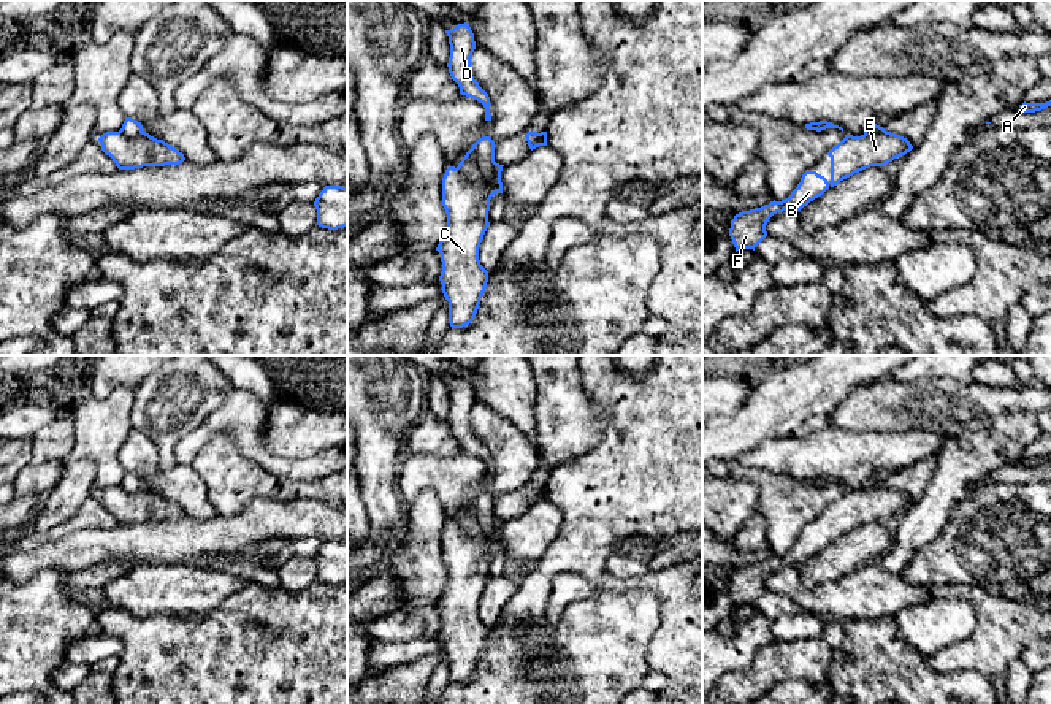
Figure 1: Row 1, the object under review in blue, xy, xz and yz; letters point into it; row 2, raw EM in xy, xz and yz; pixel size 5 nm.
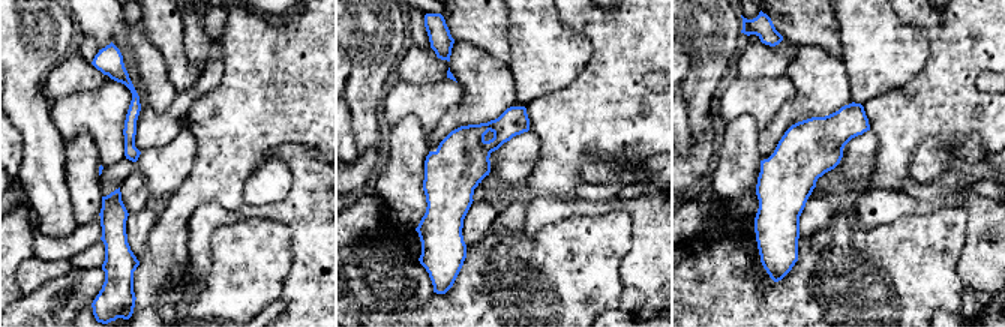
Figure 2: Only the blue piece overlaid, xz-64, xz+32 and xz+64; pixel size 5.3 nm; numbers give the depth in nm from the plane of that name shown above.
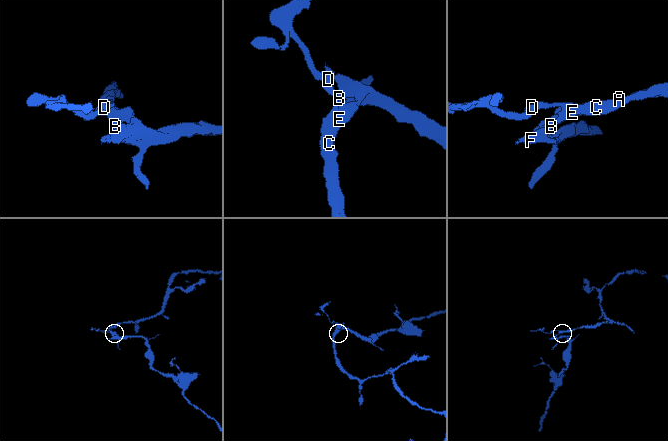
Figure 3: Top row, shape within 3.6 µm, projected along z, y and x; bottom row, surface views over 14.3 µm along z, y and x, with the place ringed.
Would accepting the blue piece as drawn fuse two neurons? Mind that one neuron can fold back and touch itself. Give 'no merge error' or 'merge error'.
merge error

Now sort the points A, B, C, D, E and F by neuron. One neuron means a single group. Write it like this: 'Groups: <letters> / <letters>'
Groups: A B C E F / D

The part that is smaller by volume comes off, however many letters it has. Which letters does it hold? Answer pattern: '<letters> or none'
D

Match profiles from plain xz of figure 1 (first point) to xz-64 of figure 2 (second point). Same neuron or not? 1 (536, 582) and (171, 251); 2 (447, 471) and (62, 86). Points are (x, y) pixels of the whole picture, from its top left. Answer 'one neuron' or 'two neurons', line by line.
1: one neuron
2: two neurons

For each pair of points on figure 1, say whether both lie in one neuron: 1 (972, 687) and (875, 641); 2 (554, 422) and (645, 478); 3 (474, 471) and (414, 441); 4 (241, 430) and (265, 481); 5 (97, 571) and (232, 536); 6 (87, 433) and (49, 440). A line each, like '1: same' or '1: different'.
1: same
2: different
3: different
4: different
5: different
6: different

